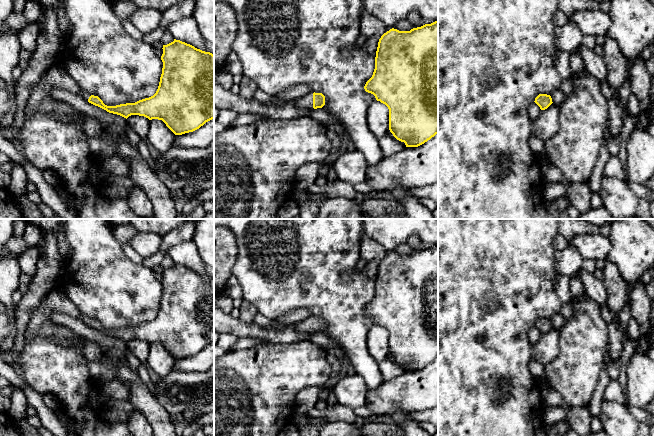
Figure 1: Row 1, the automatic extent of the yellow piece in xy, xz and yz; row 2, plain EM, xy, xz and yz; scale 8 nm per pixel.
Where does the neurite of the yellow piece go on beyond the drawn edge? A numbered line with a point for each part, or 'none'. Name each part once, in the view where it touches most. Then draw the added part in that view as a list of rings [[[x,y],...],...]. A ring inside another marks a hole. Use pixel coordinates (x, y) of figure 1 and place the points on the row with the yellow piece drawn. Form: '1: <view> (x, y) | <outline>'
1: xz (306, 101) | [[[313,92],[303,97],[289,100],[289,102],[298,108],[313,109]]]

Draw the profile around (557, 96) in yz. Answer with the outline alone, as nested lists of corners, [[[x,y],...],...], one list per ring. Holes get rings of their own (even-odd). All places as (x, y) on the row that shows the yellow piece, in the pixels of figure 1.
[[[557,89],[553,91],[550,96],[552,98],[552,102],[560,108],[565,97],[563,92],[560,89]]]

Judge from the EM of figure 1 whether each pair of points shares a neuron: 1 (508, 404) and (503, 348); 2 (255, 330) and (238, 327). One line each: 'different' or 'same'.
1: same
2: same

